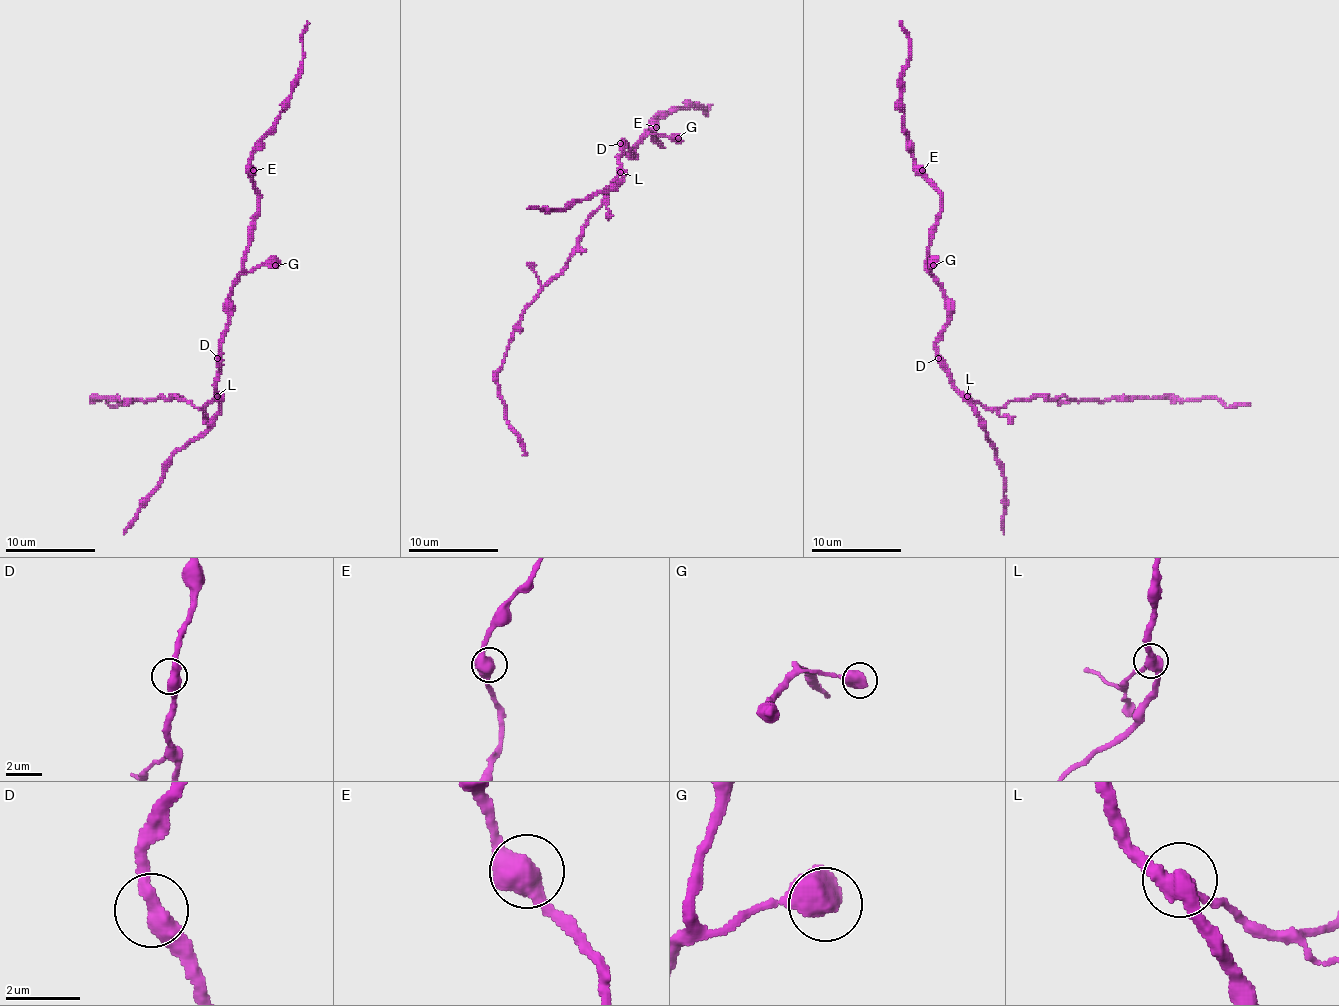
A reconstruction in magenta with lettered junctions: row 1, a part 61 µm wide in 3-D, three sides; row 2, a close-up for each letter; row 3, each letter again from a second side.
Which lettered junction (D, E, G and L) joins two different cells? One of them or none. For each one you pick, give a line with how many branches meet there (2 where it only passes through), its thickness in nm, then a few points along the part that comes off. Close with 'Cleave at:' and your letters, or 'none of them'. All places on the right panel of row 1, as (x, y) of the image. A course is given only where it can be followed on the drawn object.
L: Branches: 3. Thickness 440 nm. Course of the part to remove: (967, 396), (983, 407), (1044, 396), (1105, 401), (1169, 396), (1184, 401), (1214, 398), (1227, 407), (1250, 403)
Cleave at: L

